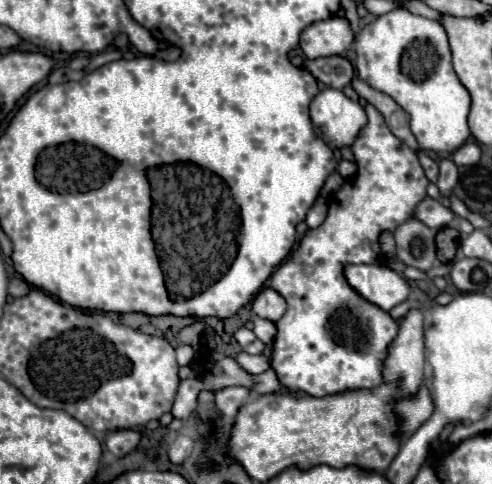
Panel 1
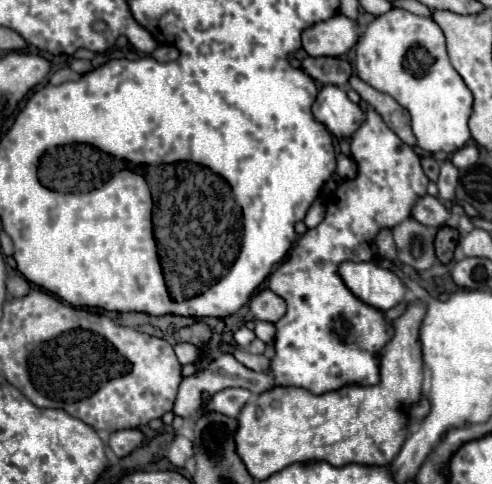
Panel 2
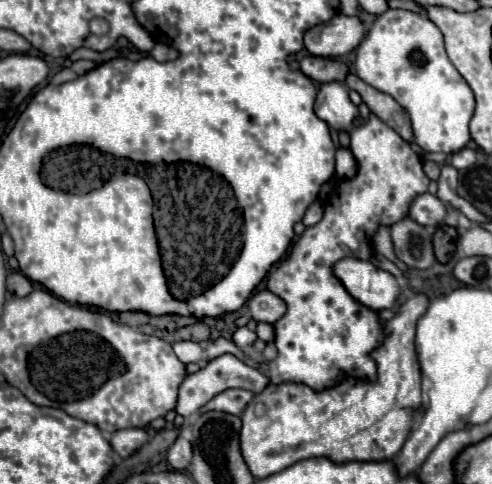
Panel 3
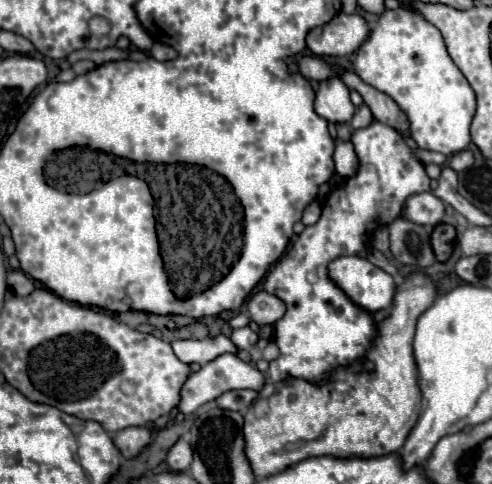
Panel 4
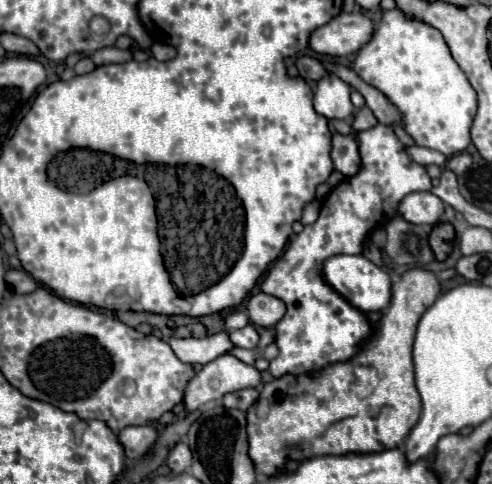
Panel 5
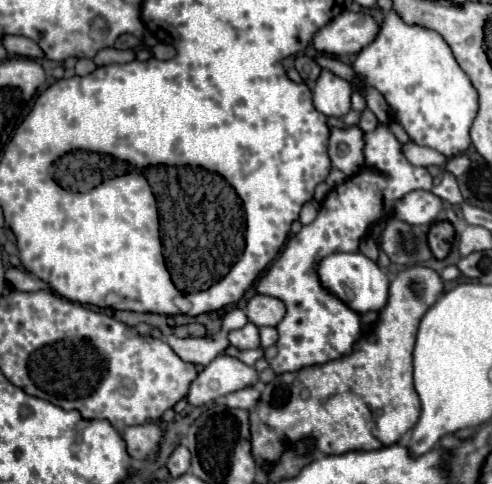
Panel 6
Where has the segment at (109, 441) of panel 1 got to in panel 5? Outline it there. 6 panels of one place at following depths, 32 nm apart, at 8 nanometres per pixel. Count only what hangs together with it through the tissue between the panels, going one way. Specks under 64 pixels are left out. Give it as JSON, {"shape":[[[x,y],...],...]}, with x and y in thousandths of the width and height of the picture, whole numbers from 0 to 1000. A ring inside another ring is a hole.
{"shape":[[[309,876],[260,880],[240,893],[240,905],[252,917],[256,942],[264,950],[285,950],[289,942],[297,942],[309,930],[313,913],[321,909],[321,888]]]}

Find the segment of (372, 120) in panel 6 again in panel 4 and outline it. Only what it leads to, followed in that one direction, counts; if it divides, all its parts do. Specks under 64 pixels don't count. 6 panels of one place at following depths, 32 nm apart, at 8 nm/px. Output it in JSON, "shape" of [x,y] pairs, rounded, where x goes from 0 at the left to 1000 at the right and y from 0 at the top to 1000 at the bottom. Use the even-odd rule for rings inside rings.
{"shape":[[[738,215],[726,223],[720,242],[713,250],[713,258],[720,267],[740,264],[754,256],[758,250],[758,238],[752,225]]]}

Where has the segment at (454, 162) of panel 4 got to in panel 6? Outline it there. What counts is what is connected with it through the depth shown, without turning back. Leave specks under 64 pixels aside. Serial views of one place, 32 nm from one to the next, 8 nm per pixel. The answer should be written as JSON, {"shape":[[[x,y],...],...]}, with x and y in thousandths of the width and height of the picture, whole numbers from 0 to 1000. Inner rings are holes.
{"shape":[[[947,318],[923,322],[923,326],[915,326],[915,331],[907,335],[907,351],[911,351],[915,360],[923,360],[927,368],[931,368],[931,364],[939,364],[939,360],[951,351],[951,343],[955,343],[955,331],[951,331],[951,322],[947,322]]]}

